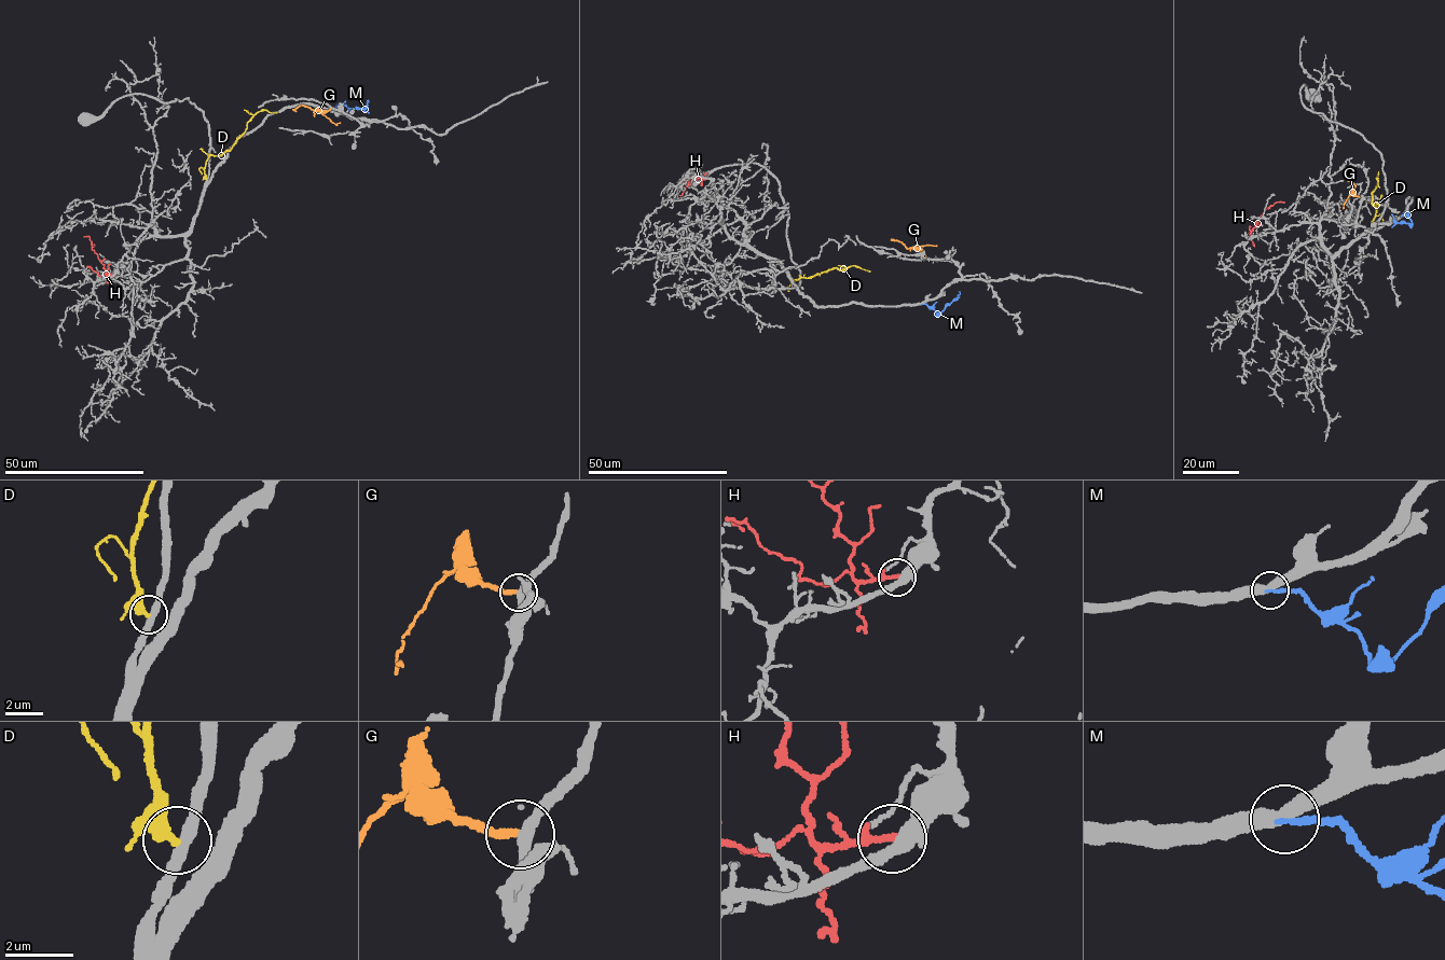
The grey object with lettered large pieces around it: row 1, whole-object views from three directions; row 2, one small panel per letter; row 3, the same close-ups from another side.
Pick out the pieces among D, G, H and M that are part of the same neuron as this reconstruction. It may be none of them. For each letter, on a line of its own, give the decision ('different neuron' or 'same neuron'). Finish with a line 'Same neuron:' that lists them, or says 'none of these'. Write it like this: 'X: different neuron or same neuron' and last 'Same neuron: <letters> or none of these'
D: different neuron
G: same neuron
H: different neuron
M: different neuron
Same neuron: G

